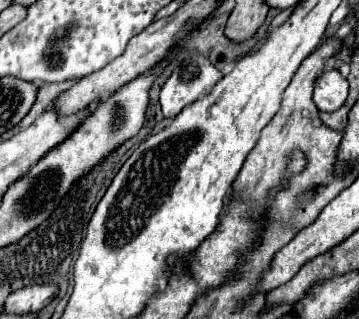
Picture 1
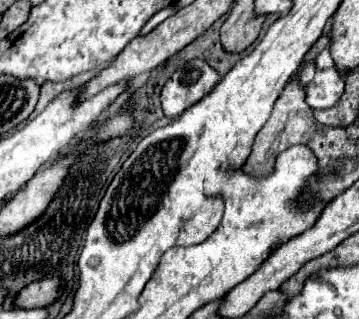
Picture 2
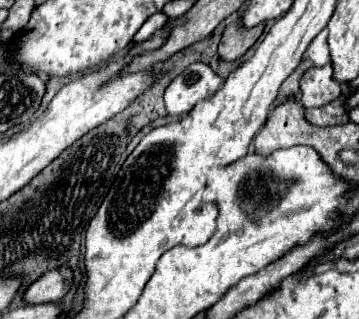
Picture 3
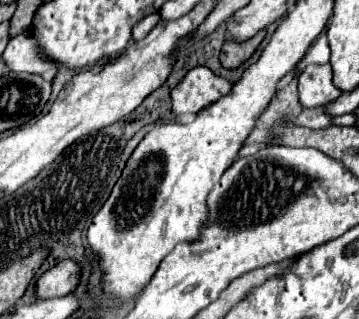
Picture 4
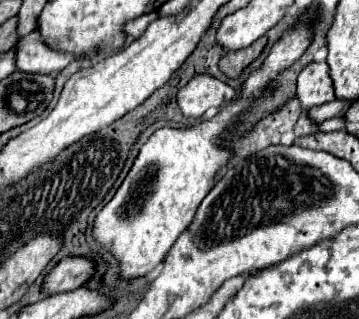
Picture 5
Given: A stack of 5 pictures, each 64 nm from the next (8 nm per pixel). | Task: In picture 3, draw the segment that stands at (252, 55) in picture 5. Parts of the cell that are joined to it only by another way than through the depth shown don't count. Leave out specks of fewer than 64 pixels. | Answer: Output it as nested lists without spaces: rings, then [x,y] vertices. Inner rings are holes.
[[[238,18],[232,26],[226,26],[226,30],[224,30],[222,42],[218,46],[220,58],[228,60],[228,62],[242,58],[252,48],[252,44],[262,36],[262,32],[264,32],[264,26],[256,26],[250,30],[240,28],[240,18]]]

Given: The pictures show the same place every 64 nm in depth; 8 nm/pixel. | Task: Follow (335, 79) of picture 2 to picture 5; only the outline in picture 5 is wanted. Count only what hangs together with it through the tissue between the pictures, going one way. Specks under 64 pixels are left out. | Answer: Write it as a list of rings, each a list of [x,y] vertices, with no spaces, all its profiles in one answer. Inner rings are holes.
[[[310,62],[300,74],[298,74],[298,88],[296,98],[300,104],[308,110],[312,106],[320,106],[326,102],[332,102],[334,86],[328,76],[328,64],[326,62]]]

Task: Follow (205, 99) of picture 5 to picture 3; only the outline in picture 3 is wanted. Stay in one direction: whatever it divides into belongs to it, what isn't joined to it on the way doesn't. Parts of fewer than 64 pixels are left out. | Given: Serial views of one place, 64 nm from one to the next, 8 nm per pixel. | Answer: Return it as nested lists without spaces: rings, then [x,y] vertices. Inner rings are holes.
[[[202,62],[190,64],[166,88],[164,100],[166,100],[168,114],[182,116],[190,112],[196,106],[196,102],[206,100],[208,96],[216,94],[216,88],[220,88],[220,84],[224,84],[224,78],[220,78],[210,66]]]

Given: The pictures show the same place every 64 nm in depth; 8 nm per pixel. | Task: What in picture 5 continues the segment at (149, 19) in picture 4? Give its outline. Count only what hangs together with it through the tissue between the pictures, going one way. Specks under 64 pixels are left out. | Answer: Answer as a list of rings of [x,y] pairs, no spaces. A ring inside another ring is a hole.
[[[157,11],[142,14],[142,16],[138,16],[138,18],[134,18],[134,20],[130,20],[130,22],[126,22],[126,24],[124,24],[124,34],[132,36],[132,38],[138,38],[138,36],[142,36],[142,34],[144,34],[144,30],[148,28],[150,22],[152,22],[152,20],[156,20],[158,17],[159,14]]]

